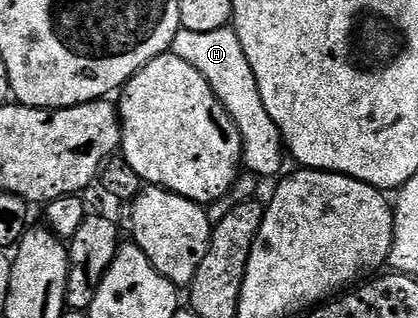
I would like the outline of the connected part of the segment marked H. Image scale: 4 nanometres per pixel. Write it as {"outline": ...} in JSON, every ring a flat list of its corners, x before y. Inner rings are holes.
{"outline":[[227,26,220,30,201,33,181,28,173,40,171,53,184,58,204,75,205,80,212,86,213,93,236,122,241,134,245,169,258,176,276,175,282,166,282,156,284,157,282,136,279,134,279,128,272,122,271,115,264,109,255,75,252,74,252,68,244,57,243,46,240,45,234,30]]}

